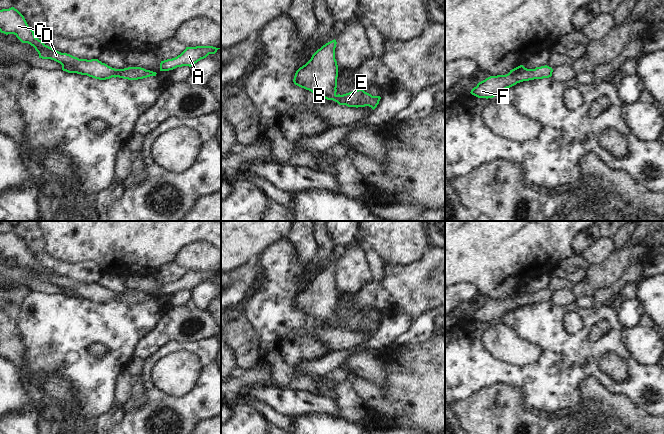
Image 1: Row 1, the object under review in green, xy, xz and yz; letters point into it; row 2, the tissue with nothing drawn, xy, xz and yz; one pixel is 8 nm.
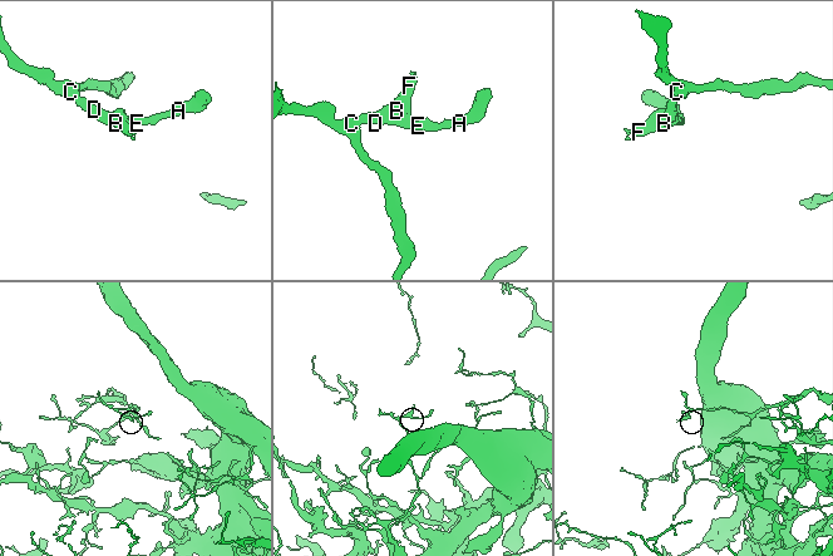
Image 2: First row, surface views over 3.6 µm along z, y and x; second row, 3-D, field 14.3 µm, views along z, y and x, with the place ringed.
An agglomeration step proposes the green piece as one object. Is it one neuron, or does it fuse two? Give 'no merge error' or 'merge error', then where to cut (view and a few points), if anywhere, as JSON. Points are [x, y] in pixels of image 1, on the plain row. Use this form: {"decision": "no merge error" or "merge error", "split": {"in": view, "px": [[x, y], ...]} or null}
{"decision": "no merge error", "split": null}

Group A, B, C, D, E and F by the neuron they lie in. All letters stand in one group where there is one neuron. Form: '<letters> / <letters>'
A B C D E F

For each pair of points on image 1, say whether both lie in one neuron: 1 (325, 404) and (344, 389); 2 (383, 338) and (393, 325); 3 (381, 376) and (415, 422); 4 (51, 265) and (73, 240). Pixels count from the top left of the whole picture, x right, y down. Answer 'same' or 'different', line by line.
1: different
2: same
3: different
4: different

